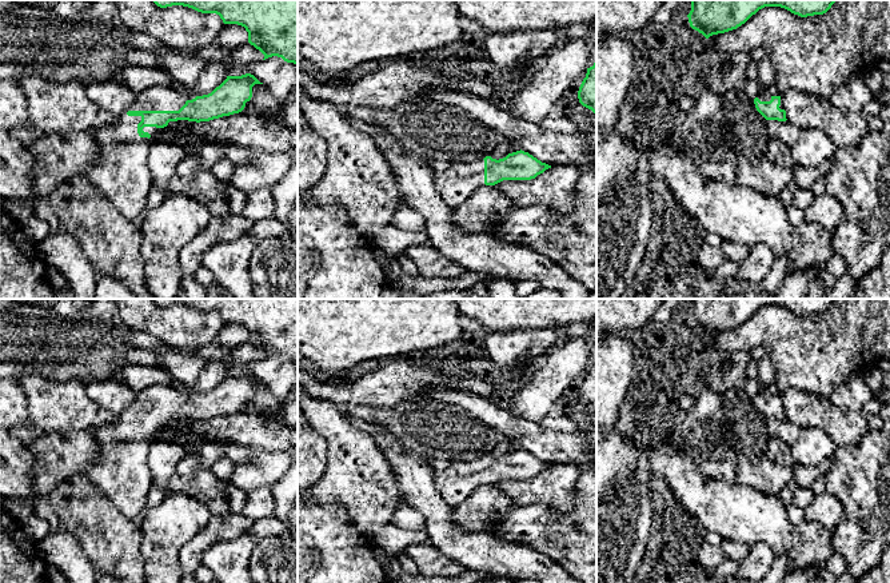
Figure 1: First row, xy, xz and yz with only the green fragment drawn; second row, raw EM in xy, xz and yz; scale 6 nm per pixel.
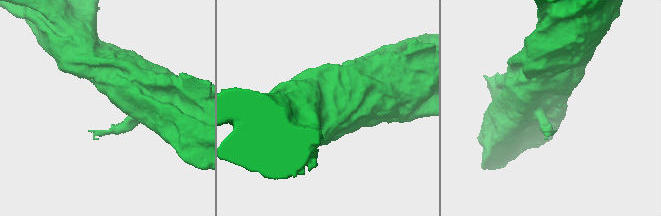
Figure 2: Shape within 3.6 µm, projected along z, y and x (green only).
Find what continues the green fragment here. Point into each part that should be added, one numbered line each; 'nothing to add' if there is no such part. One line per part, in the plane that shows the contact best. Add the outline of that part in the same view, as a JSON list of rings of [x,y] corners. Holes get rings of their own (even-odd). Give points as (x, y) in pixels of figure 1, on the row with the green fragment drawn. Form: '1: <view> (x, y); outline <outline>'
1: xy (120, 171); outline [[[153,85],[136,93],[129,107],[112,125],[92,128],[99,156],[81,177],[96,185],[121,215],[140,223],[145,215],[145,201],[152,188],[147,165],[149,139],[140,137],[137,124],[141,116],[128,116],[128,111],[179,111],[196,96],[169,87]]]

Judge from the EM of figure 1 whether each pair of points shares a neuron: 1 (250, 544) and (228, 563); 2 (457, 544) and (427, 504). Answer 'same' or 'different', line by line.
1: same
2: same

